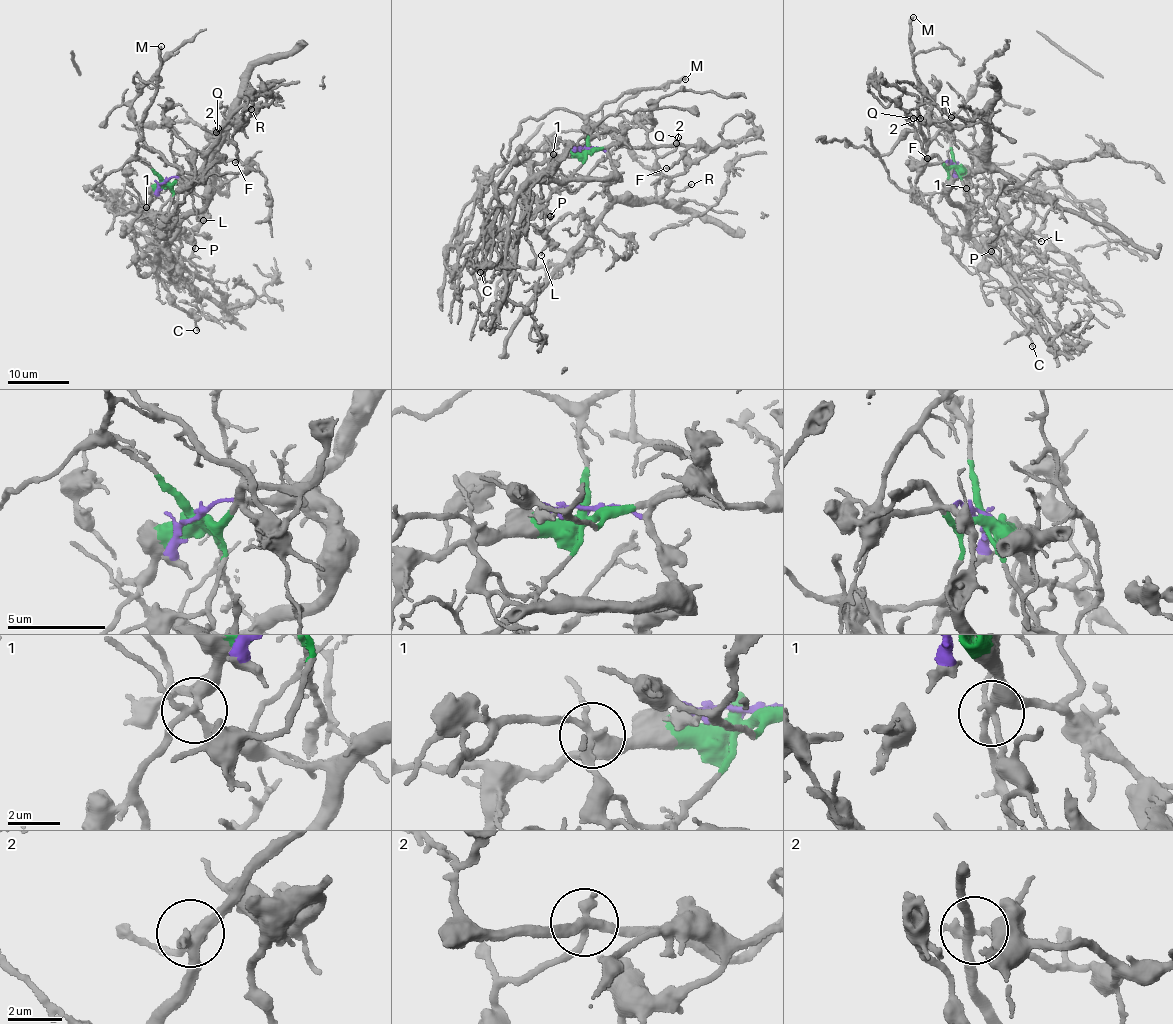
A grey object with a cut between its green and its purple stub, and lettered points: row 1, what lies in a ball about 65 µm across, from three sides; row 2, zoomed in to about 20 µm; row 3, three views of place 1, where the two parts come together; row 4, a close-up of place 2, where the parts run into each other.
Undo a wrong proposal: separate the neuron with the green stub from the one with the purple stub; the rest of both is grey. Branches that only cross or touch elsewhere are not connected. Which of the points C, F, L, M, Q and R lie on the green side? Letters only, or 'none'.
C, L, M

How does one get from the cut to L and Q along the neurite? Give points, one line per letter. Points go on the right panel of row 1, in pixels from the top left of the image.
L: (953, 163), (969, 182), (988, 191), (1006, 215), (1015, 244), (1032, 236), (1041, 241)
Q: (953, 163), (946, 161), (953, 177), (982, 170), (986, 130), (982, 123), (951, 130), (924, 118), (913, 119)

